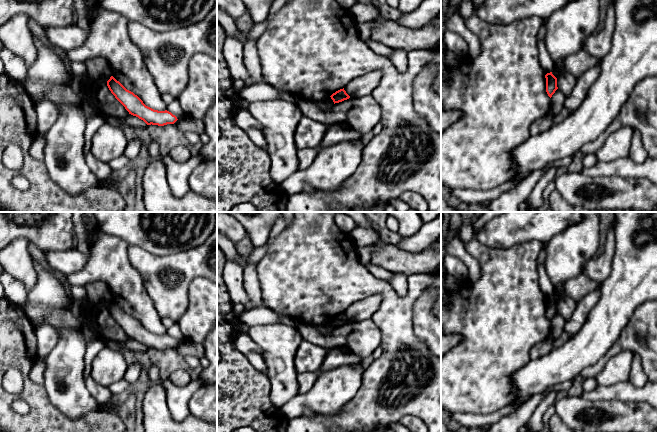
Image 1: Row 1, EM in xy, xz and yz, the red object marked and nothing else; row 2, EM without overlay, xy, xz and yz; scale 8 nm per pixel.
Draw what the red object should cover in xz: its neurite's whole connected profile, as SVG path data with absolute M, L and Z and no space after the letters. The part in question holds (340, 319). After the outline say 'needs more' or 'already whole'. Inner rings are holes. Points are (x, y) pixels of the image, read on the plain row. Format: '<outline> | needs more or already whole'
M344 312L336 315L330 321L333 324L334 328L342 326L342 325L347 324L347 323L350 322L350 320L346 317Z | already whole

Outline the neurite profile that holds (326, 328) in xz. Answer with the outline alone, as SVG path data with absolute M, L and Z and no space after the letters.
M331 321L315 326L321 335L329 335L332 333L334 326Z

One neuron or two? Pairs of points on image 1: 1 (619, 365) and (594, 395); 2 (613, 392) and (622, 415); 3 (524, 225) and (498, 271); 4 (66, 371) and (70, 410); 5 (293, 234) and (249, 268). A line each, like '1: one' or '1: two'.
1: two
2: two
3: two
4: one
5: two

